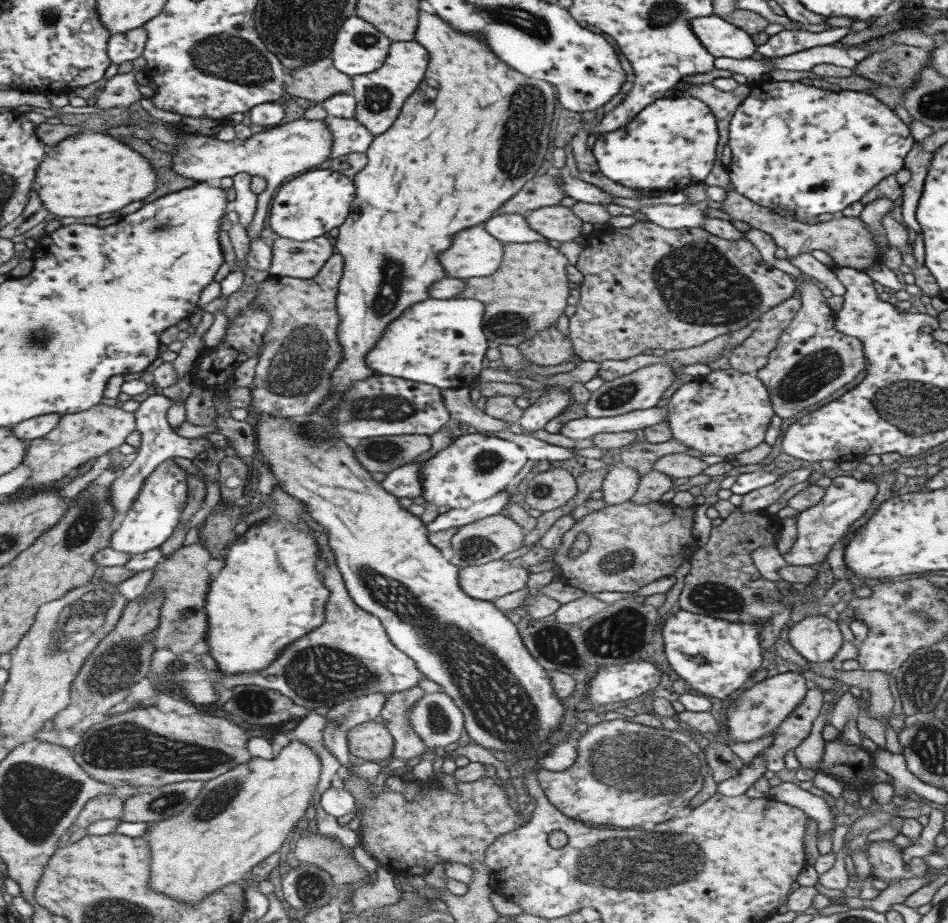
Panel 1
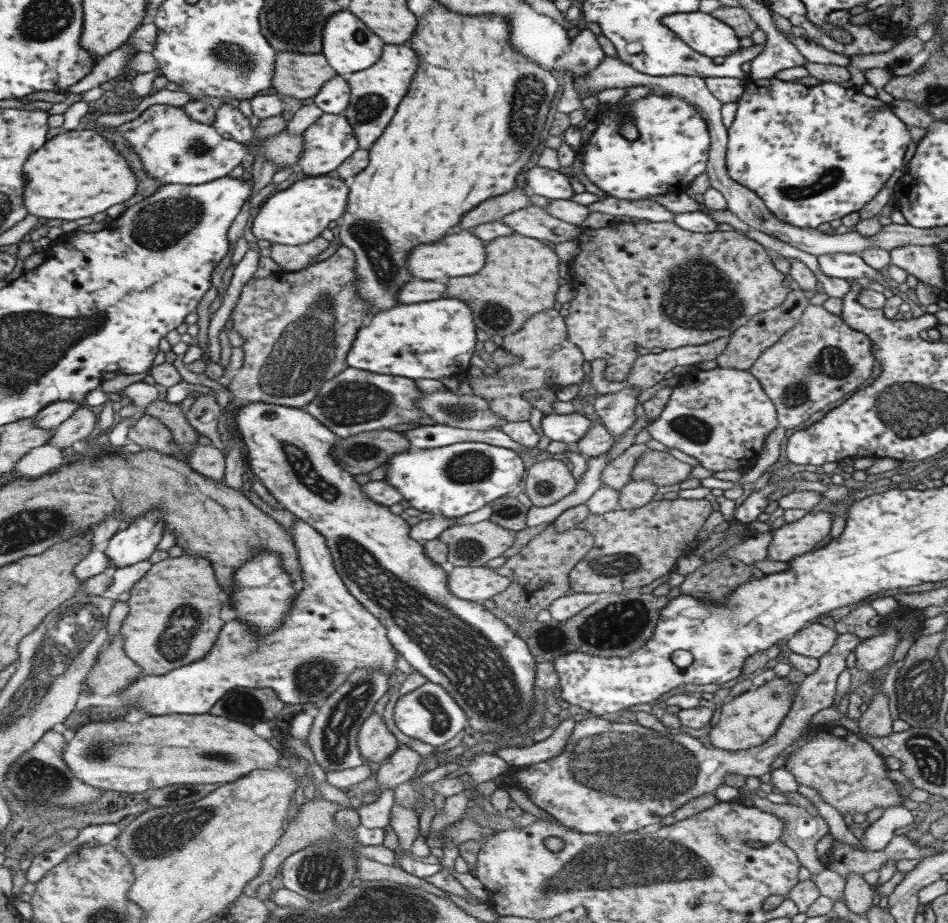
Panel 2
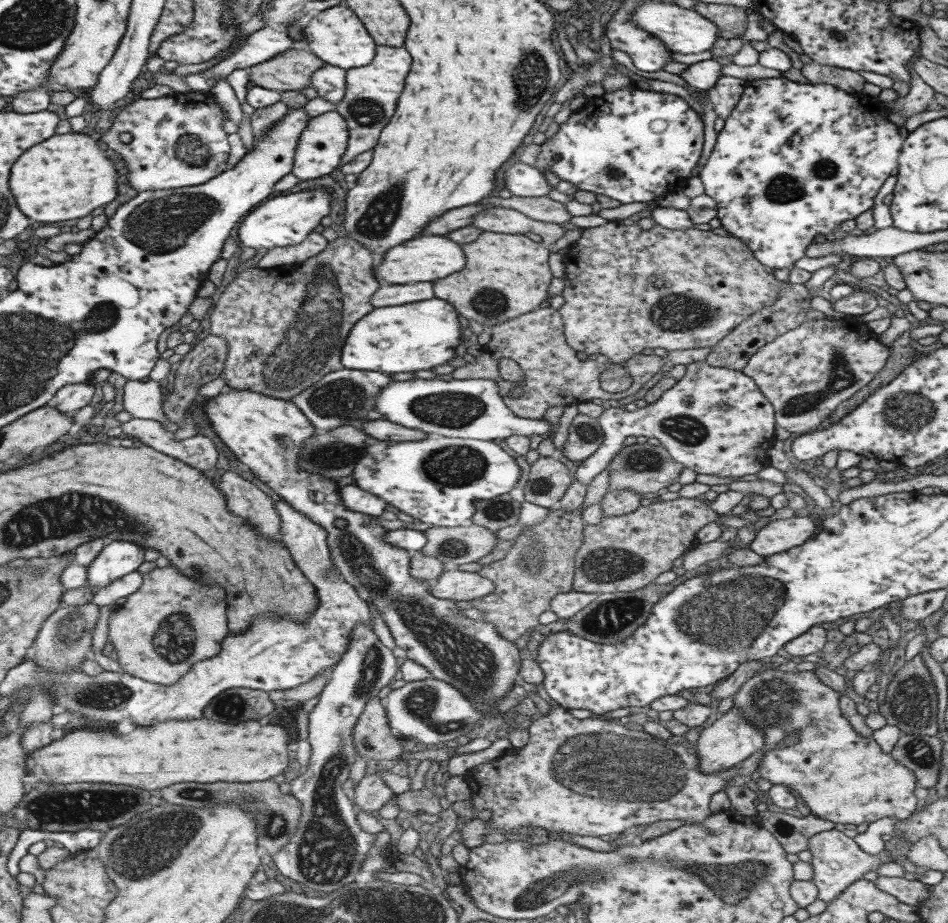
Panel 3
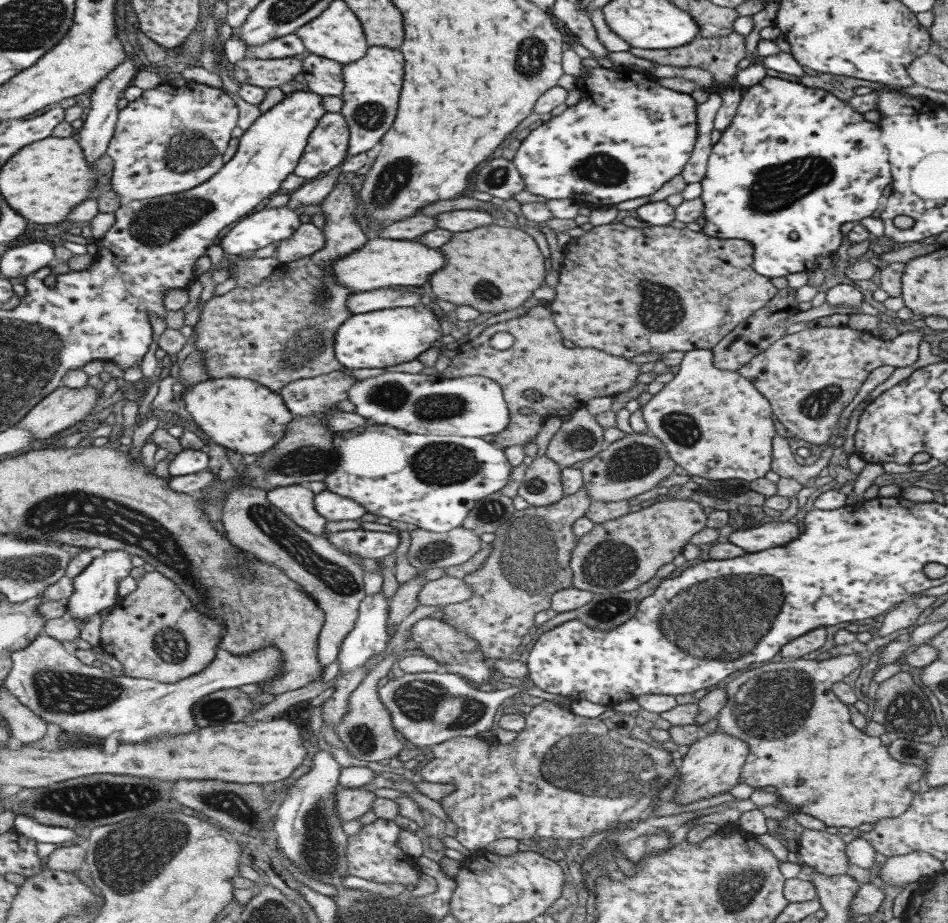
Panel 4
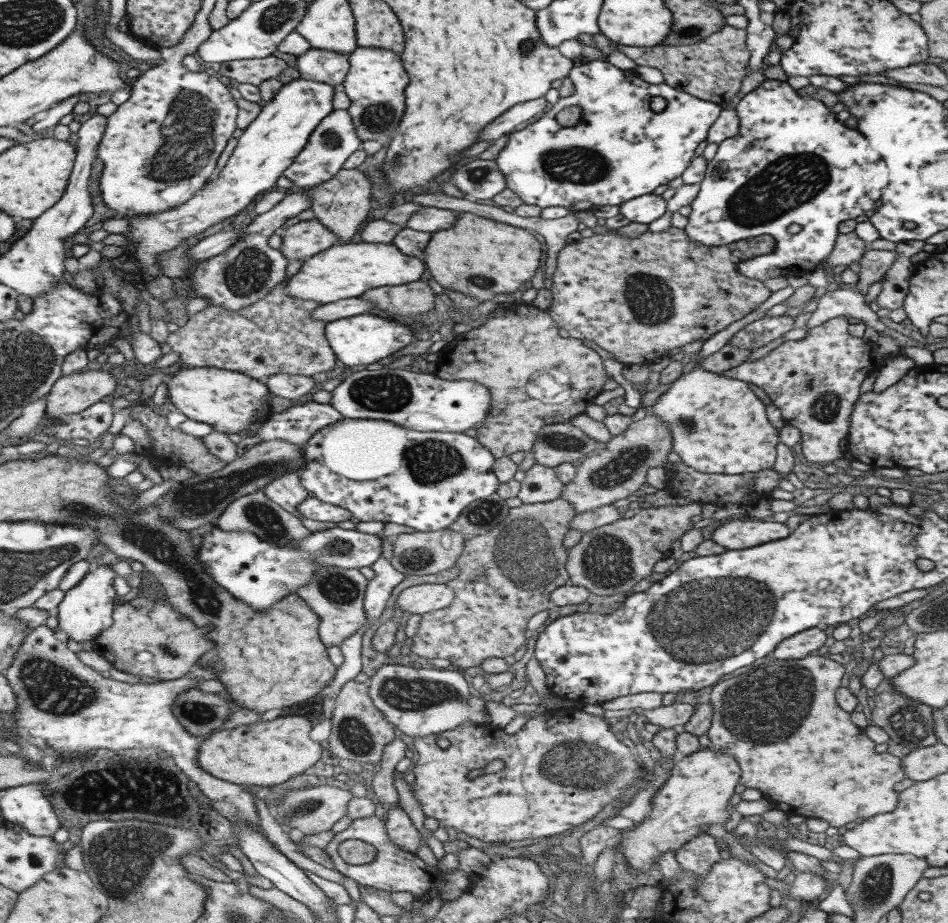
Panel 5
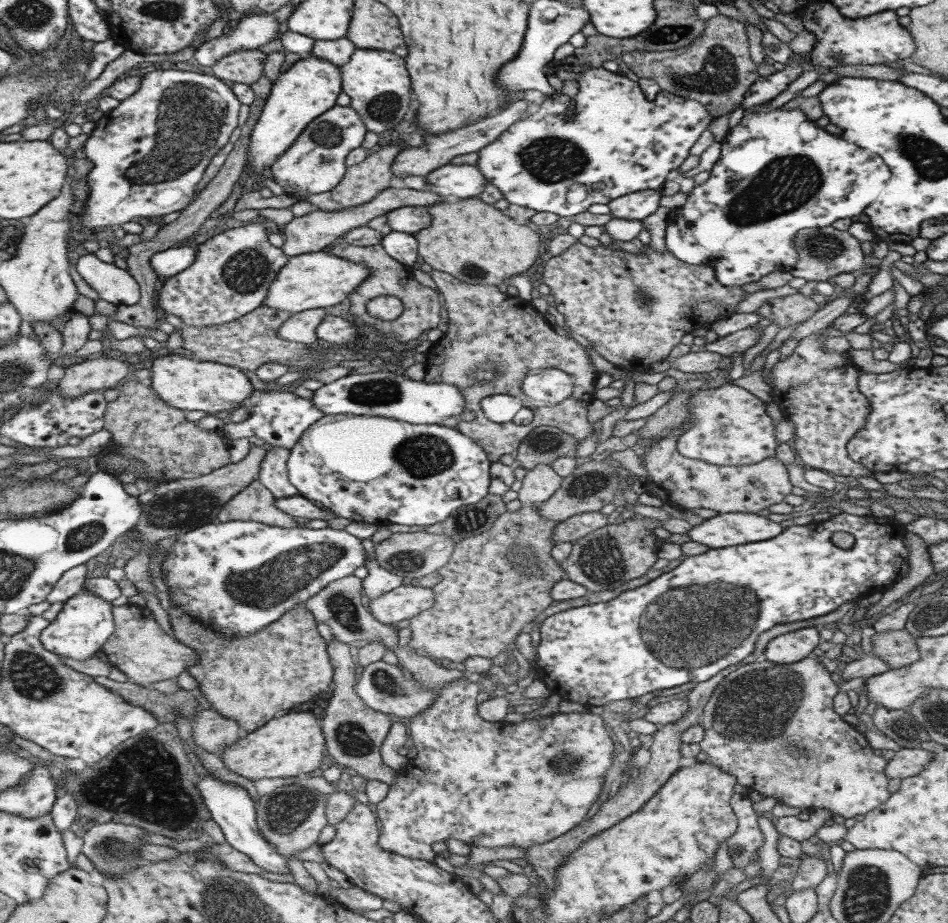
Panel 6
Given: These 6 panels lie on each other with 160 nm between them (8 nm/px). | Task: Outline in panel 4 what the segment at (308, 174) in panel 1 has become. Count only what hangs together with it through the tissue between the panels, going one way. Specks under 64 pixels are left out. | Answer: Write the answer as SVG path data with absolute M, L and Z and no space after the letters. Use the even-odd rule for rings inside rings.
M286 205L278 208L263 208L239 220L233 228L230 228L224 236L221 236L218 246L222 248L226 258L250 254L258 248L267 246L267 244L289 238L300 224L299 214L289 210Z

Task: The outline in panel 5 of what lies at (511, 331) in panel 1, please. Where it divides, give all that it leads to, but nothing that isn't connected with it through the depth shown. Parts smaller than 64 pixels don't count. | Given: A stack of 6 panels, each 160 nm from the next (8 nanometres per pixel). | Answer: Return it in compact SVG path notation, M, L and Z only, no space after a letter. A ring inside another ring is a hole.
M455 212L455 222L446 229L430 233L425 245L422 261L427 266L431 278L451 292L459 292L463 296L471 296L477 302L492 300L497 294L517 296L526 285L539 266L541 258L541 244L535 236L525 229L517 228L496 220L483 218L473 213Z

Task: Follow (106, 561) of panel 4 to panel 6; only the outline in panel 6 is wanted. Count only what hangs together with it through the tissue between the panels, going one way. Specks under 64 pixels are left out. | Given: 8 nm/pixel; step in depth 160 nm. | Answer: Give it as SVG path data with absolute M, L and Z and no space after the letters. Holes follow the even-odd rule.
M85 590L79 596L67 600L63 609L57 614L50 627L41 634L42 643L51 652L75 660L87 660L103 650L116 630L113 610L114 606L97 592Z

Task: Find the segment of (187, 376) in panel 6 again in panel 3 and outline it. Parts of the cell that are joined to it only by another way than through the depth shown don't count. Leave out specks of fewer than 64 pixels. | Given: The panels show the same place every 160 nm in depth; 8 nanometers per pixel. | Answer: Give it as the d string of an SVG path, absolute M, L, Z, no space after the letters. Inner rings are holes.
M230 389L227 393L209 397L201 408L209 426L232 452L237 462L245 464L256 478L266 484L290 508L301 512L311 522L315 522L315 525L323 528L328 535L326 543L334 570L365 602L372 602L376 606L379 616L395 641L395 646L405 650L407 659L426 668L433 678L451 684L468 698L469 702L479 706L492 705L495 700L503 698L509 688L511 690L513 679L519 675L518 668L522 660L520 650L517 650L513 643L507 643L507 640L499 637L493 625L463 617L454 601L431 595L429 582L418 580L409 574L412 553L383 541L383 536L389 531L377 525L378 517L347 511L345 505L341 505L340 488L335 485L333 479L305 472L297 465L297 452L317 430L291 401L271 398L250 390Z

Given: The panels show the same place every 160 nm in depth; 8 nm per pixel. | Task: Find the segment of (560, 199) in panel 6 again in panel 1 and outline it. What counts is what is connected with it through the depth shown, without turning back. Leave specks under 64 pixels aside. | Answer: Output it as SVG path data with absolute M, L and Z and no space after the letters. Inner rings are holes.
M679 96L670 99L661 98L651 102L647 106L644 106L632 120L628 120L628 124L624 128L618 128L618 130L612 130L611 132L599 133L596 140L593 143L590 151L593 152L593 158L595 158L595 165L599 172L608 178L609 180L615 181L616 184L621 186L637 190L659 190L664 188L665 191L681 191L685 186L691 186L691 184L701 183L704 178L709 175L712 170L713 164L715 163L715 150L717 150L717 125L713 113L709 110L709 107L689 96Z

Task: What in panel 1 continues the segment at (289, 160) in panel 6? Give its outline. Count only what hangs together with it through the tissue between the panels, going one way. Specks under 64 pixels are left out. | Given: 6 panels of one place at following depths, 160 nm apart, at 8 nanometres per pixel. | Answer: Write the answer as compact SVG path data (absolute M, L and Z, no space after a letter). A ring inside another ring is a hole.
M326 115L324 123L331 133L331 152L329 152L329 160L335 159L339 156L344 156L350 153L365 153L367 148L373 142L373 135L355 119L337 118Z

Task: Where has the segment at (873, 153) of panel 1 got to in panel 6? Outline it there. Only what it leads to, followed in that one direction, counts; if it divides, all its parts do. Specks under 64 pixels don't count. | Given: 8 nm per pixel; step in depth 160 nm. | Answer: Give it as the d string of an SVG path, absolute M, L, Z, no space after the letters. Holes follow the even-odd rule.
M767 103L745 109L742 119L737 126L730 128L722 142L720 142L720 158L709 170L709 177L698 187L693 187L686 193L685 202L671 211L665 227L664 242L665 248L677 260L687 264L703 264L708 262L712 266L715 280L723 286L741 286L759 280L763 275L775 271L787 271L792 268L797 260L792 238L797 230L802 228L821 228L829 226L834 220L847 219L851 216L859 215L862 210L877 201L882 192L886 189L887 183L891 181L888 167L881 161L879 156L873 152L867 152L866 148L859 148L851 142L843 140L840 135L829 134L822 127L815 123L815 120L807 120L806 114L799 109L785 109L782 107L774 108Z

